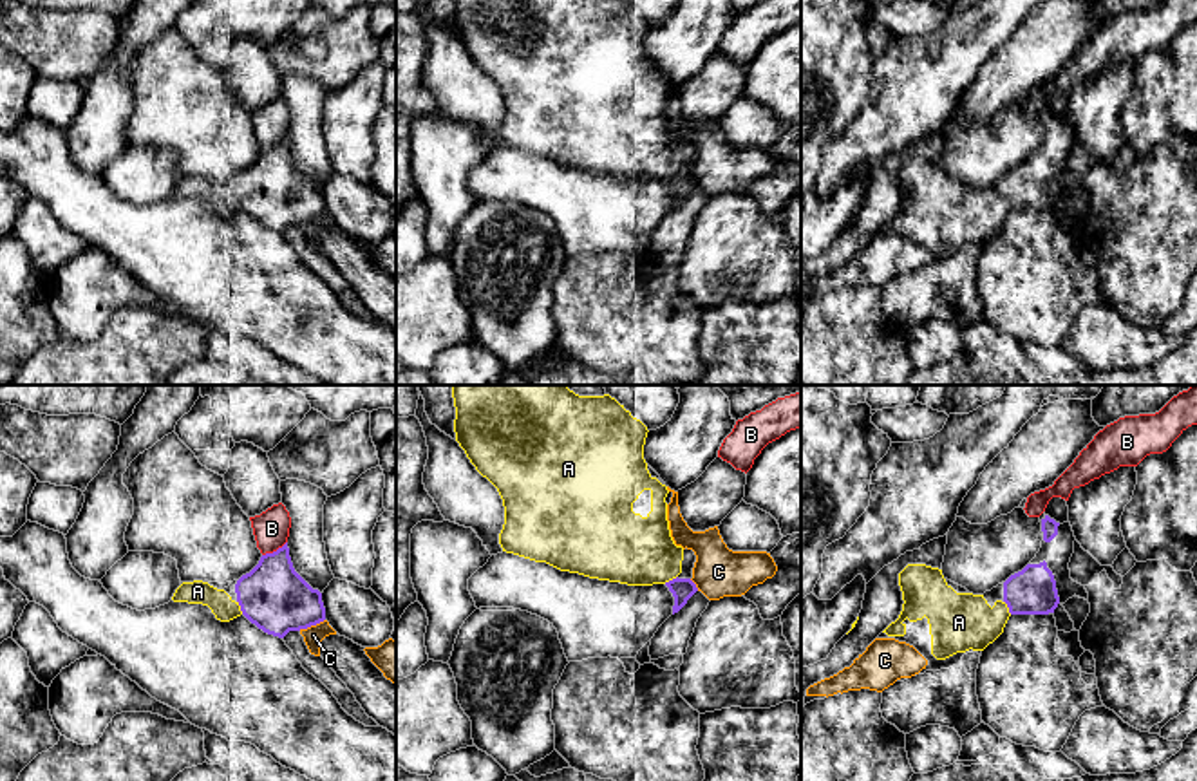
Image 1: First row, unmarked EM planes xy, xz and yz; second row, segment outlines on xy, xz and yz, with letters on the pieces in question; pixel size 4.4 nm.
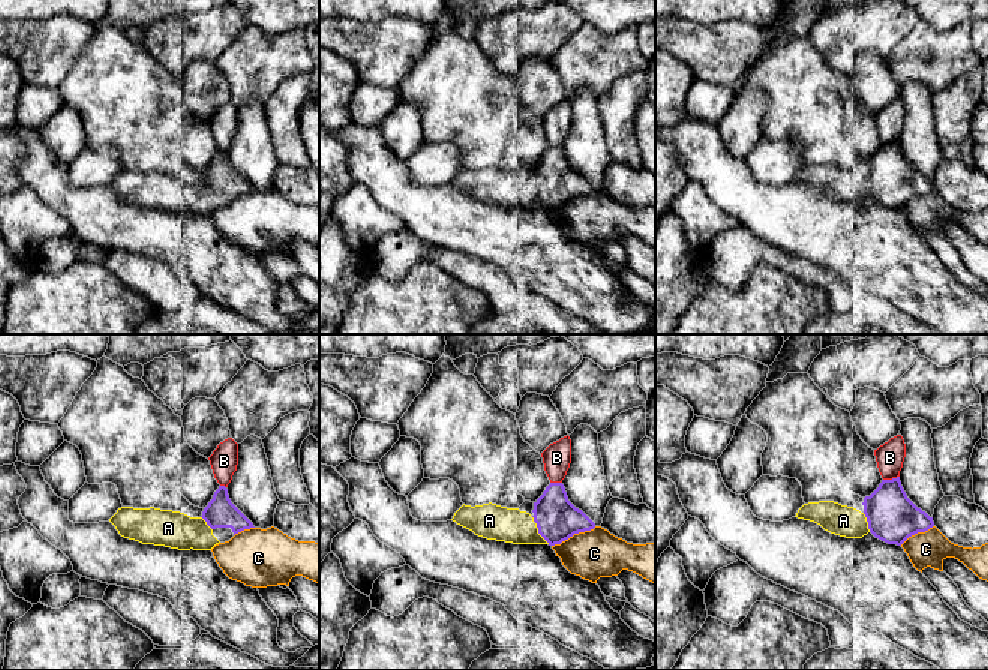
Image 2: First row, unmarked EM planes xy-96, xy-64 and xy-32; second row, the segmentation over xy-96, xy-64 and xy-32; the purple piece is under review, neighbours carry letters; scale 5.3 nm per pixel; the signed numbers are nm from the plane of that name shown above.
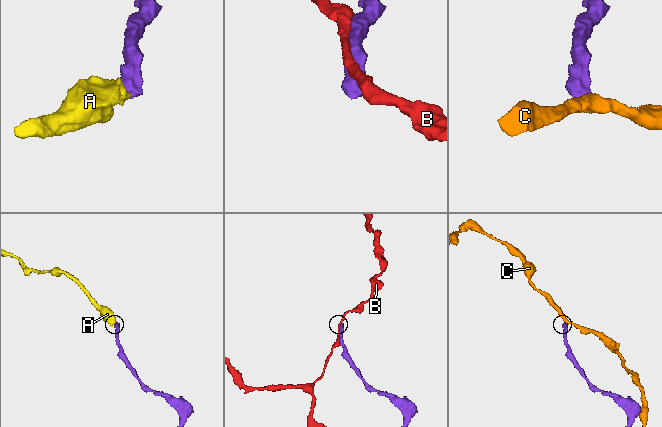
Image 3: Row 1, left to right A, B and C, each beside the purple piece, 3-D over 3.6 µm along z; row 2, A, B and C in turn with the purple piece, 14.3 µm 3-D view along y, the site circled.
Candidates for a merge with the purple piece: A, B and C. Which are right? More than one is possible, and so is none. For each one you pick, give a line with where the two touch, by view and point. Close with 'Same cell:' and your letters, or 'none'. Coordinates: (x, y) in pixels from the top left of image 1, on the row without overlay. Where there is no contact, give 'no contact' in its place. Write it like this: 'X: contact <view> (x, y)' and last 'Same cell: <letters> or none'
A: contact xy (241, 203)
Same cell: A

